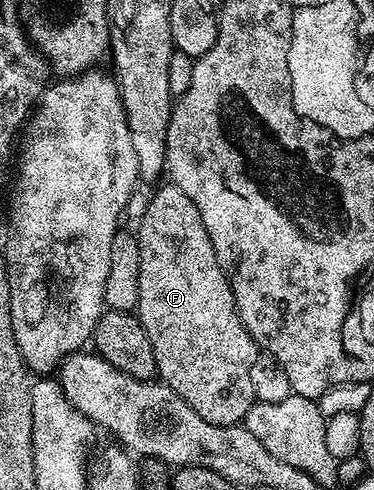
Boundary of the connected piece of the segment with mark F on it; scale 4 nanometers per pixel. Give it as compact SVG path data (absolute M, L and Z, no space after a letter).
M170 181L152 191L137 230L141 253L137 318L149 333L158 378L205 421L222 427L242 424L257 401L251 376L255 342L237 313L233 289L217 265L197 205Z

